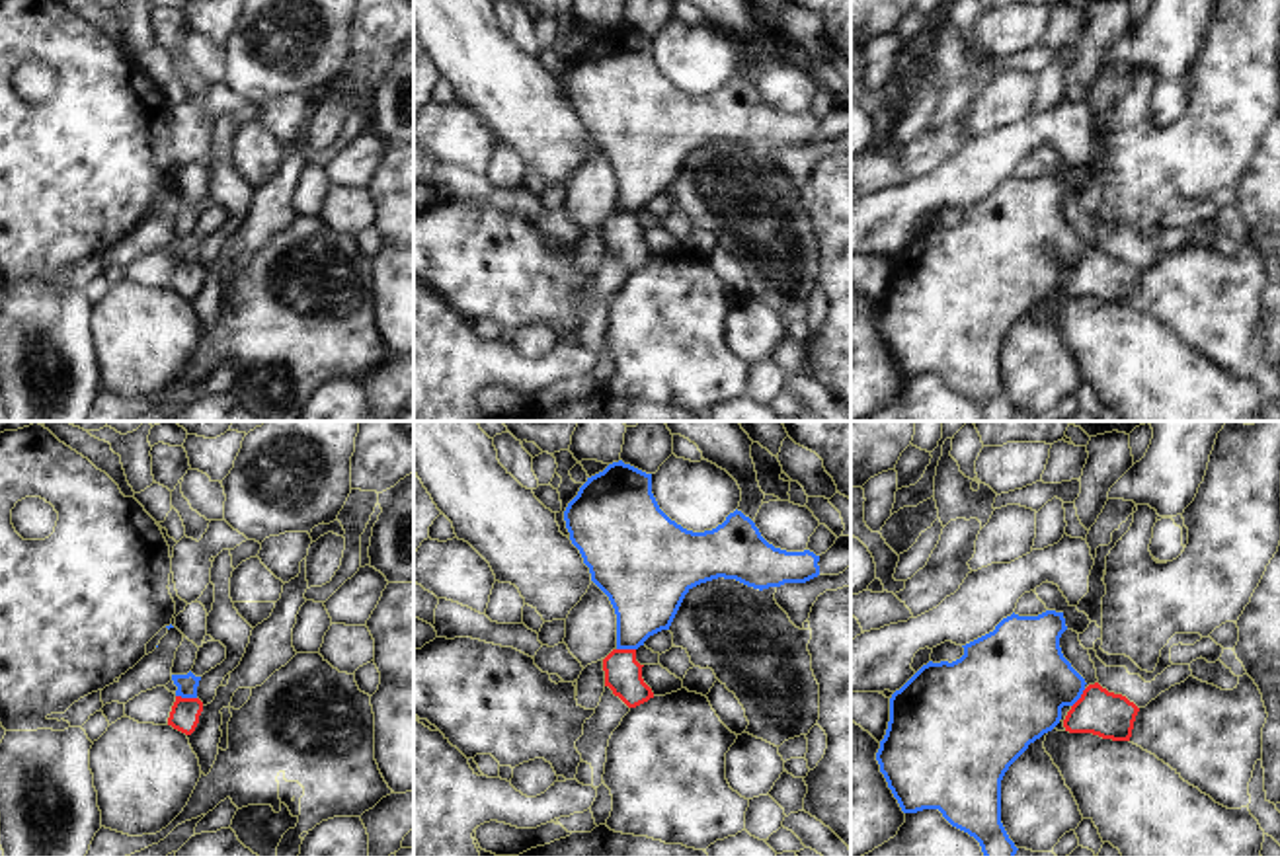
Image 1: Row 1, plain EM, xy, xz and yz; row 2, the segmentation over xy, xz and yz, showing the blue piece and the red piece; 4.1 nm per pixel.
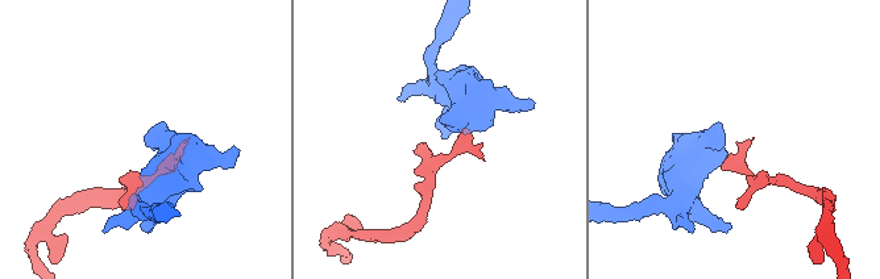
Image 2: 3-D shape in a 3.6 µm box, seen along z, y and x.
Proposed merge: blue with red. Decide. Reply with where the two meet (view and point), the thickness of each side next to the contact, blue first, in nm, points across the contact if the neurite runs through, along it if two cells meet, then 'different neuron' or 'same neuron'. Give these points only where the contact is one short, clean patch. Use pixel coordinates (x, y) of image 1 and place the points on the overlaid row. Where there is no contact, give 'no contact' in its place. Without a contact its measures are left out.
meets blue in xy at (186, 697); 80 nm thick on the blue side, 120 nm on the other; border along xy (176, 695), (196, 699); different neuron

